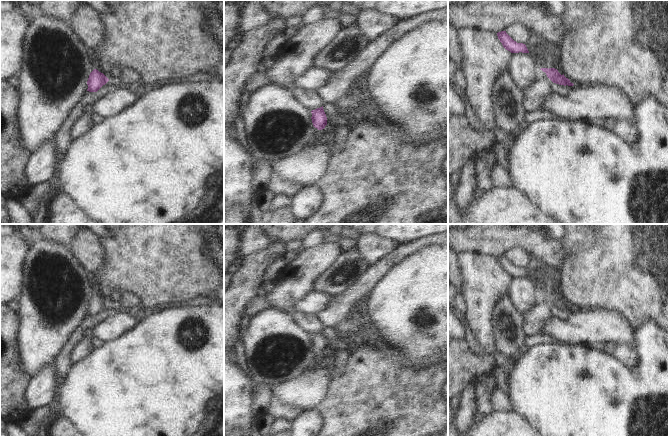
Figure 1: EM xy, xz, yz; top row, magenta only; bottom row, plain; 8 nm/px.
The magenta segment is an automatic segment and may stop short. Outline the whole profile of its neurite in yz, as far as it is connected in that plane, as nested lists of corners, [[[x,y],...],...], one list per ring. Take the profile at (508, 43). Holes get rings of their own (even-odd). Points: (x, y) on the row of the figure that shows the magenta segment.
[[[501,31],[497,33],[498,39],[502,43],[503,47],[510,51],[511,53],[529,53],[527,47],[523,43],[517,43],[514,41],[506,31]]]

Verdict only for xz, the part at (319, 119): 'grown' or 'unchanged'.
unchanged

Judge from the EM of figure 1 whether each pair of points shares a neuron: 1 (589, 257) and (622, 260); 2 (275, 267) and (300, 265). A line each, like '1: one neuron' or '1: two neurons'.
1: one neuron
2: two neurons

